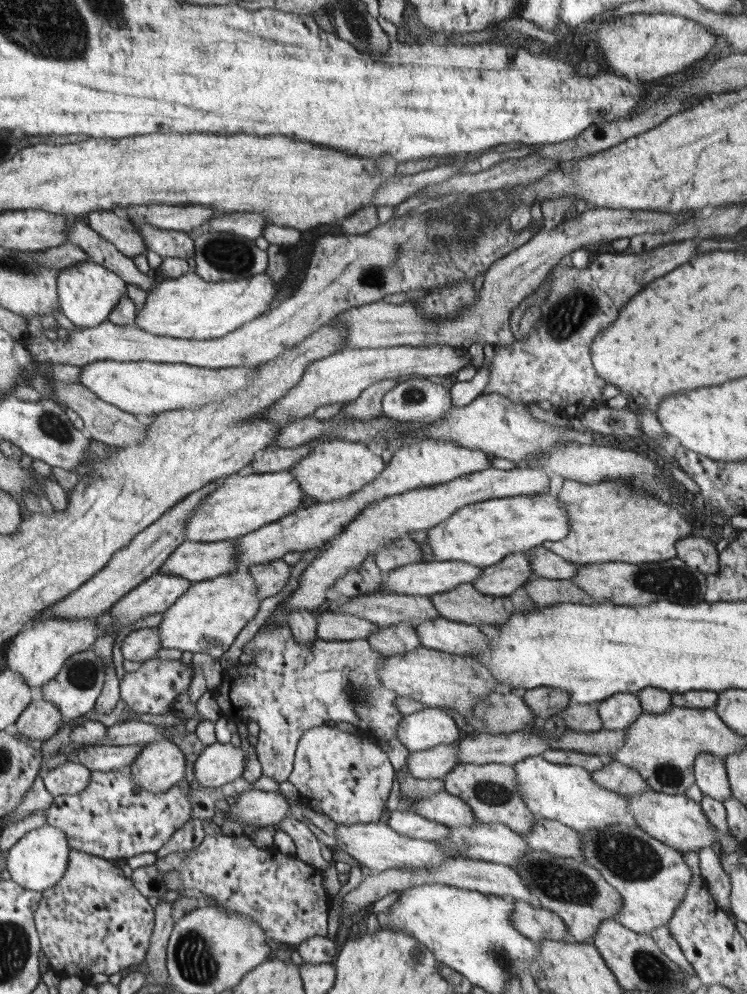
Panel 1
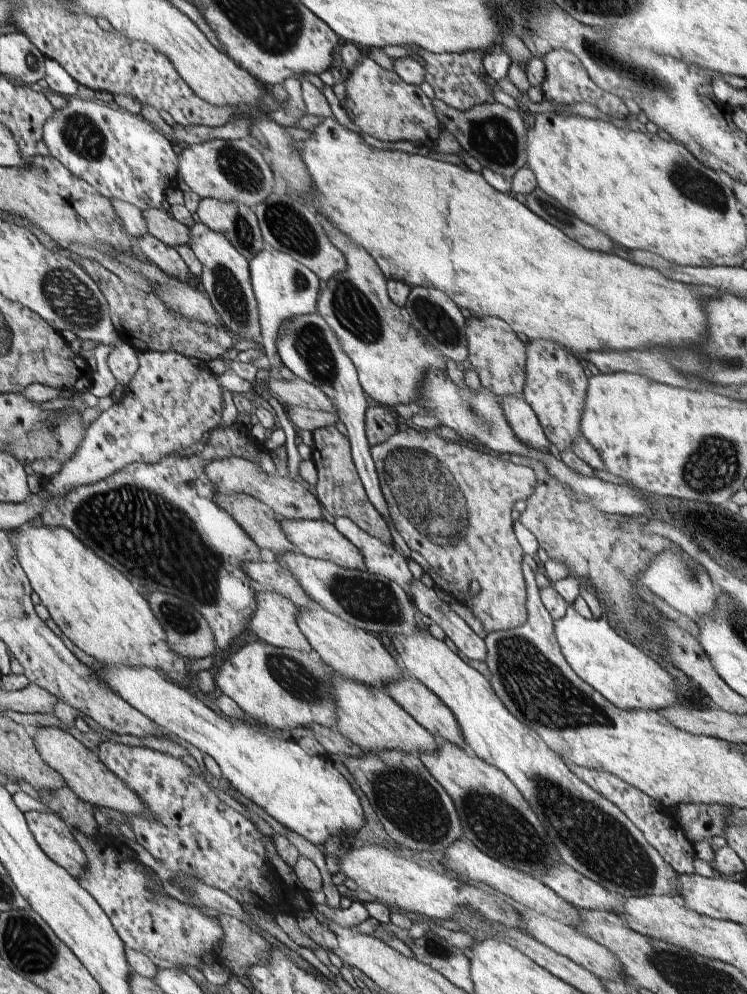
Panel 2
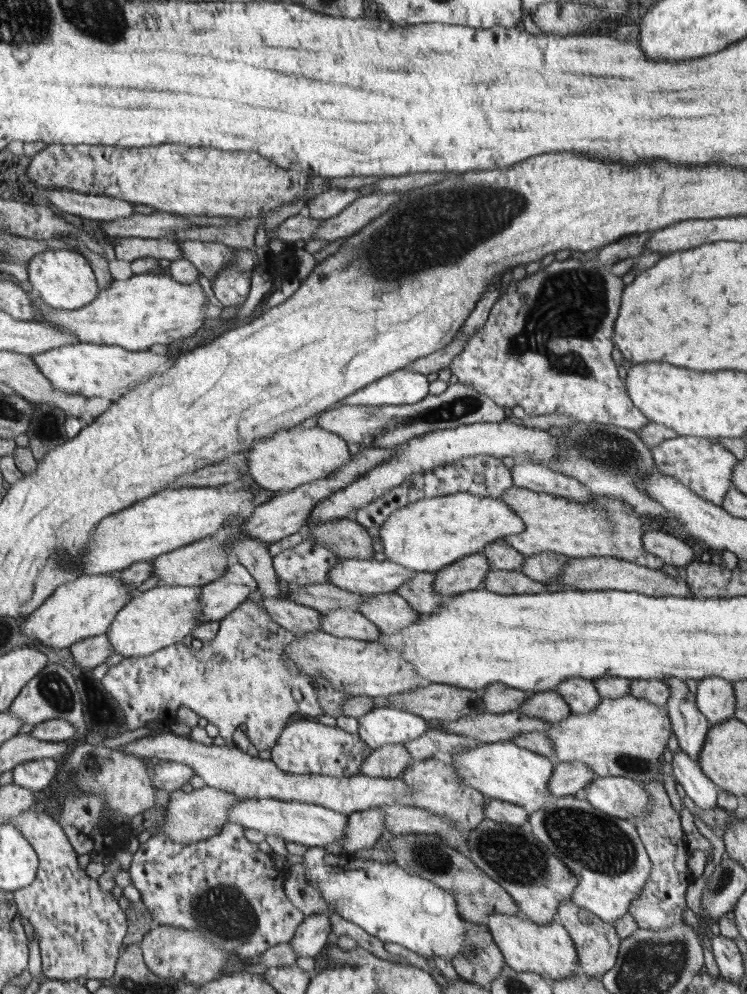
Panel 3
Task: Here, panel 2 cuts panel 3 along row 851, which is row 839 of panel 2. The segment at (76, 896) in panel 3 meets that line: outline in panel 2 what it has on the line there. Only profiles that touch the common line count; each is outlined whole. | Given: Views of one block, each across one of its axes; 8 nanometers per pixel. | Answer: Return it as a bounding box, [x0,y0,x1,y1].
[25,812,87,878]

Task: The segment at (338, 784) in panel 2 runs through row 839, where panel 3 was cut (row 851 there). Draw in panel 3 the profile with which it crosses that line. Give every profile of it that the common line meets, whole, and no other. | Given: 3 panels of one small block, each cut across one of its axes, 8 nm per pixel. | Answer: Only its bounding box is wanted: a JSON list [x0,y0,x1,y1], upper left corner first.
[301,846,467,960]

